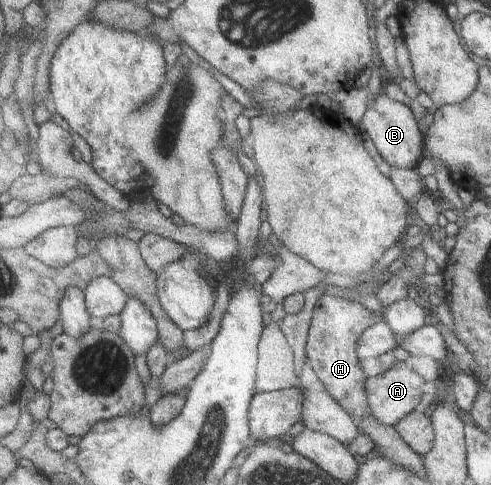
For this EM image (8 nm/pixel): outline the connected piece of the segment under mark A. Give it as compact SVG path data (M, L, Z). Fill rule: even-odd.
M404 361L397 362L382 376L368 377L367 393L373 415L382 424L395 427L405 416L416 411L426 382Z

